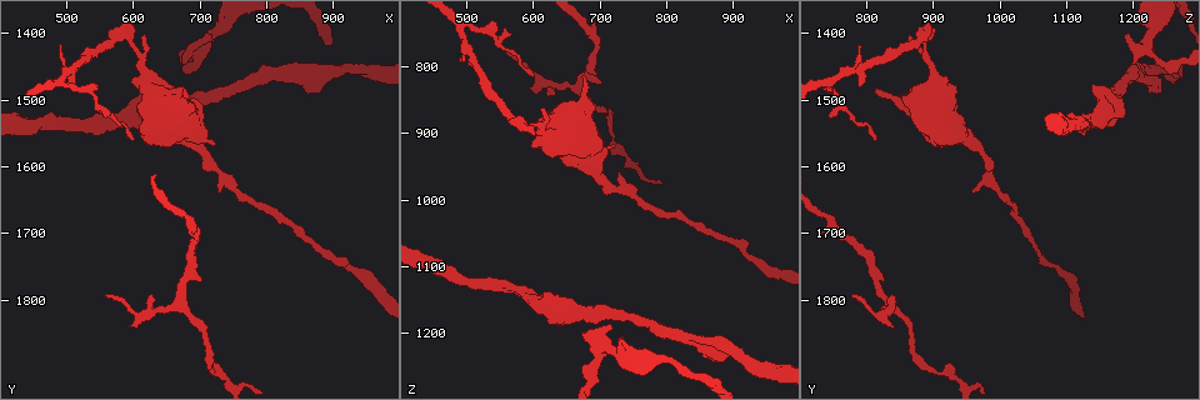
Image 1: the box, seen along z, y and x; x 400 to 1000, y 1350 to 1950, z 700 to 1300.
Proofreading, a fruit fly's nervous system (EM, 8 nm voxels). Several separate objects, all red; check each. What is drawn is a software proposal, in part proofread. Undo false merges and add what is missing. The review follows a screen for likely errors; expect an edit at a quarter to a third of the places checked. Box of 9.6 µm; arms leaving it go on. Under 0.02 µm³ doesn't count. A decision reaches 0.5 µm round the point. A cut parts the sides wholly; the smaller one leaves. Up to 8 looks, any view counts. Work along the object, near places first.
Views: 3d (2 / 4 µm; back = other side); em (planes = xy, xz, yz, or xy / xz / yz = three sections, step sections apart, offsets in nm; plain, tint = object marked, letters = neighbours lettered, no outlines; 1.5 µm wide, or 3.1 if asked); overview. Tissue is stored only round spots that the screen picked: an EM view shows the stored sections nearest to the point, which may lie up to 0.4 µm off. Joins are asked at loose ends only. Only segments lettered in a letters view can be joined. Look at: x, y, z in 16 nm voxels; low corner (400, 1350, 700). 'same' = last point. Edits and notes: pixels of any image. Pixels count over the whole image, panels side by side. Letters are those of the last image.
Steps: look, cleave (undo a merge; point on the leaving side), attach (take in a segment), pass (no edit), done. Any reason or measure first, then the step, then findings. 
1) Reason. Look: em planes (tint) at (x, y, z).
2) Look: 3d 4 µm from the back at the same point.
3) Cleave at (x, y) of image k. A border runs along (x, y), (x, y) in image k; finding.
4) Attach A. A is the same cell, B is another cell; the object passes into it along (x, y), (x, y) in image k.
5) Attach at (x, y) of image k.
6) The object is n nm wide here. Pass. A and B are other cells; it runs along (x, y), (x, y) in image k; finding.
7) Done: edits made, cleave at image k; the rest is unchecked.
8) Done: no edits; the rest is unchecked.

Free end. Look: em xy step 8 (tint) at (595, 1835, 830).

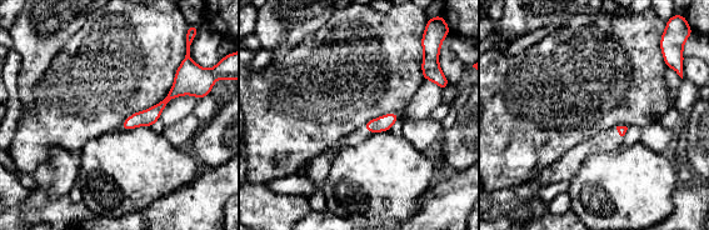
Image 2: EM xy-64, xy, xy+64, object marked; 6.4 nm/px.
Look: em planes (letters) at the same point.

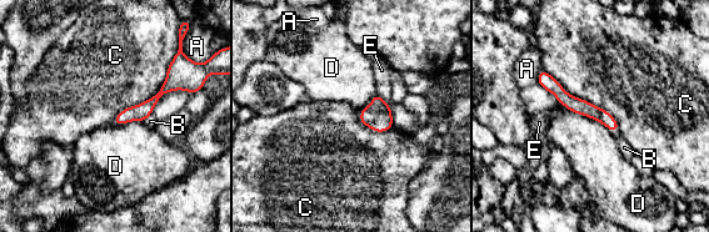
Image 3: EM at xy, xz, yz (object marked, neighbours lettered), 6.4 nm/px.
Pass. A, B, C, D and E are other cells; no lettered segment goes on from it.

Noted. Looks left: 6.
Abrupt turn. Look: em planes (letters) at (595, 1410, 890).

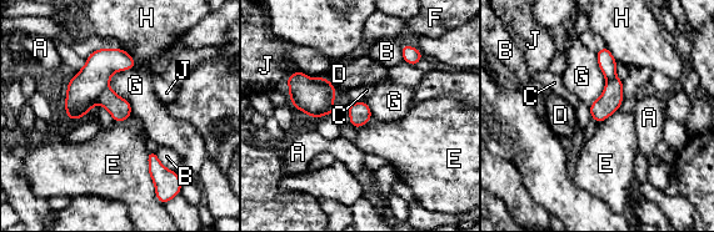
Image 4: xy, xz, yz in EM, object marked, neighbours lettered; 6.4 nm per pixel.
Cleave at (84, 89) of image 4. A, B, C, D, E, F, G, H and J are other cells; a border runs along (106, 86), (96, 102) in image 4; a second neuron is stuck on.

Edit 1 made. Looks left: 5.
Look: overview.

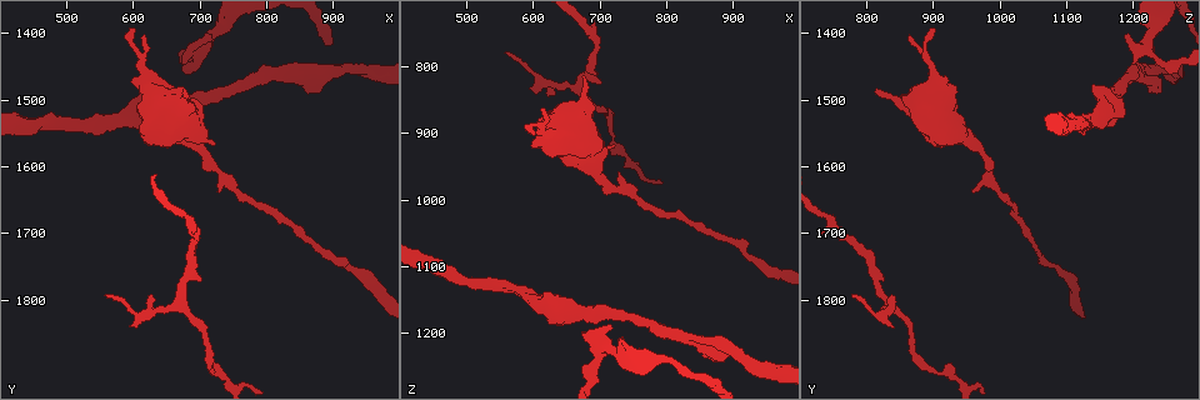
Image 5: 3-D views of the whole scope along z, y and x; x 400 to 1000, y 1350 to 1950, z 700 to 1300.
Branch stops here. Look: em xy step 8 (letters) at (670, 1445, 1195).

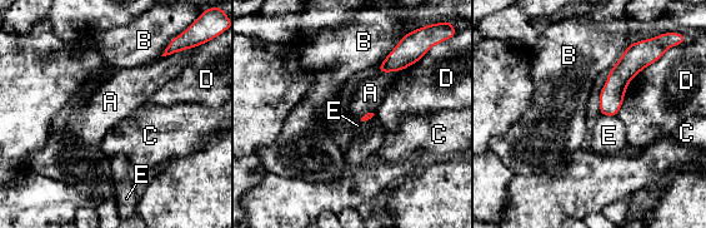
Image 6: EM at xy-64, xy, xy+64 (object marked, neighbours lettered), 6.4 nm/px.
Cut it another way. Look: em planes (letters) at the same point.

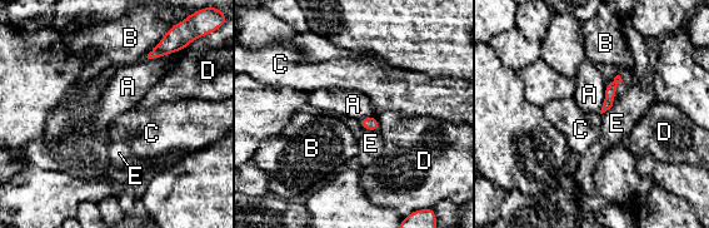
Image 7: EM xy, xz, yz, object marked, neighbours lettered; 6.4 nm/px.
Pass. A, B, C, D and E are other cells; a border runs along (179, 50), (155, 58), (146, 58) in image 7; no lettered segment goes on from it.

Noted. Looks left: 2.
Done: edits made, cleave at image 4; the rest is unchecked.

